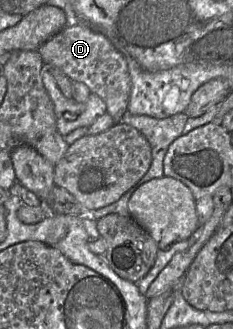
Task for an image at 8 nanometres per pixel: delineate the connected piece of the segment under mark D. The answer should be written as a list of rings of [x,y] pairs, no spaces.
[[[84,22],[68,23],[37,51],[45,66],[57,67],[72,81],[84,83],[105,102],[115,124],[121,122],[131,91],[130,76],[125,57],[104,34]]]

